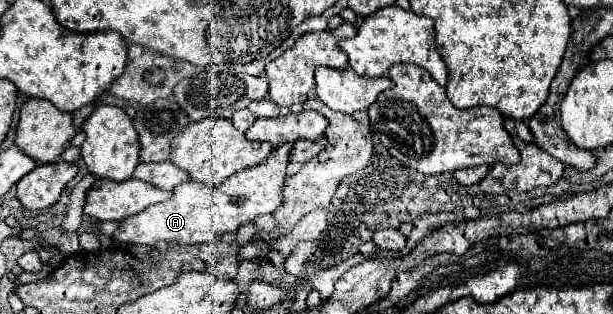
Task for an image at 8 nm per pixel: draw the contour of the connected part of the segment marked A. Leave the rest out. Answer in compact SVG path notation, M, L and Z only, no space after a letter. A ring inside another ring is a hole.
M283 143L281 147L271 151L265 163L231 175L219 187L211 187L199 181L177 185L169 201L157 203L133 217L123 219L113 233L113 241L151 247L159 245L161 241L177 245L209 243L227 233L233 233L239 225L253 223L257 215L273 213L281 205L281 187L285 181L285 167L289 163L287 157L291 147L291 143Z

